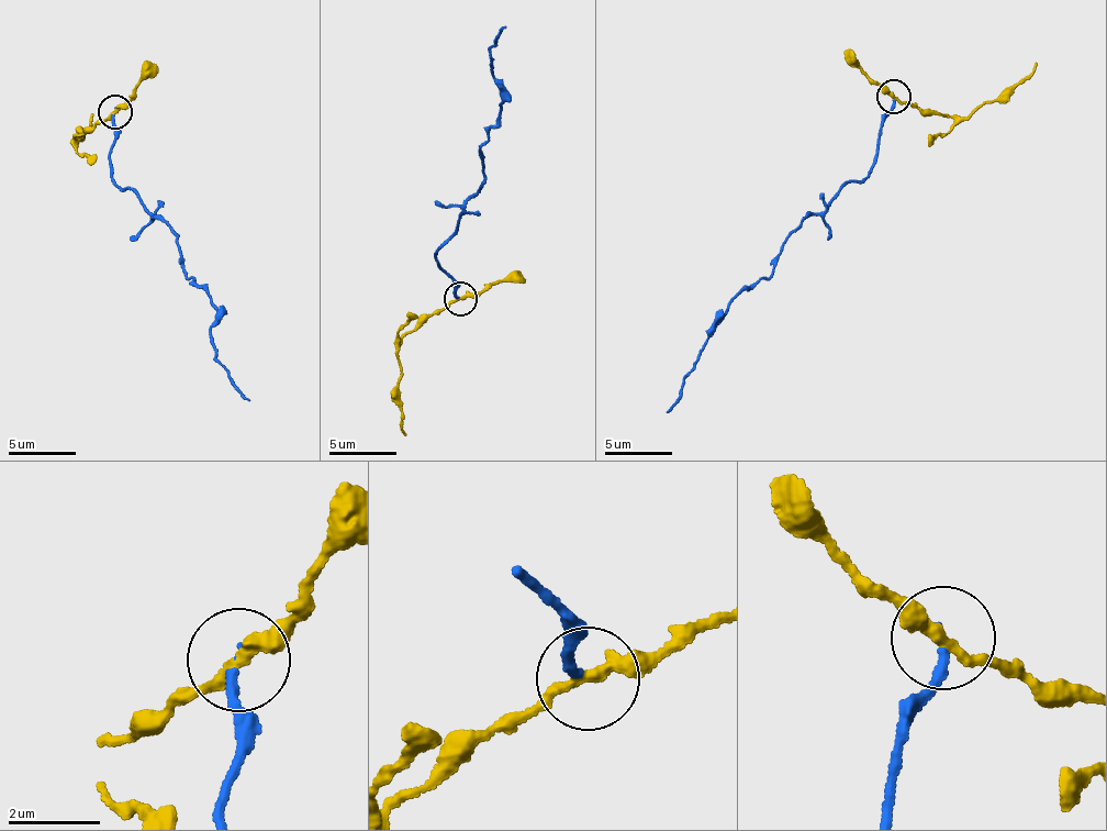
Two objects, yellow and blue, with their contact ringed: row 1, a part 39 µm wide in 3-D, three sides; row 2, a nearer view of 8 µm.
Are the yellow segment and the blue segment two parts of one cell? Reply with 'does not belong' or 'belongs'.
does not belong

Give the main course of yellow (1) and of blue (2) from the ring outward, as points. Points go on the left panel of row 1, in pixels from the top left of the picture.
1: (114, 112), (75, 140), (85, 137), (93, 113)
2: (114, 112), (114, 181), (133, 191), (177, 239), (181, 269), (216, 311), (210, 329), (217, 364), (250, 400)

